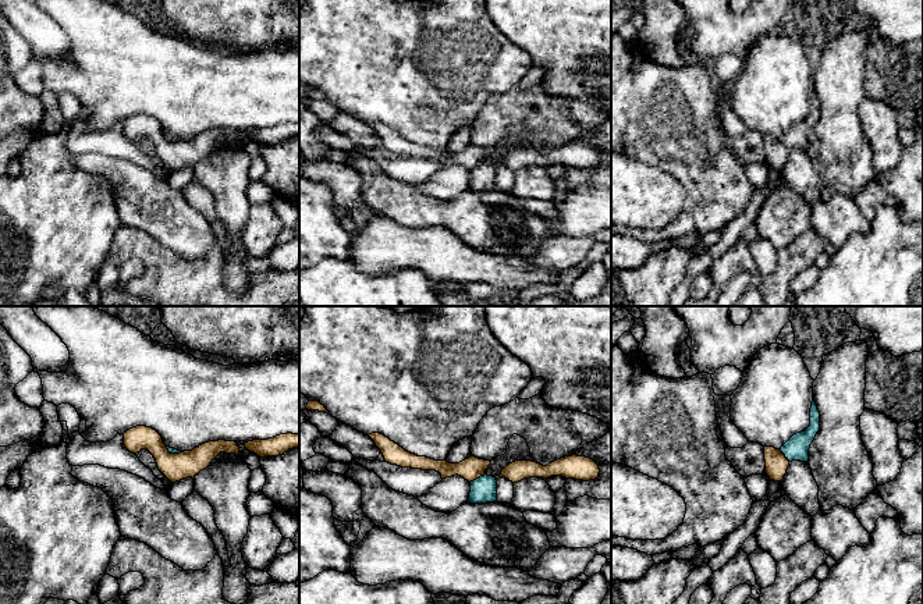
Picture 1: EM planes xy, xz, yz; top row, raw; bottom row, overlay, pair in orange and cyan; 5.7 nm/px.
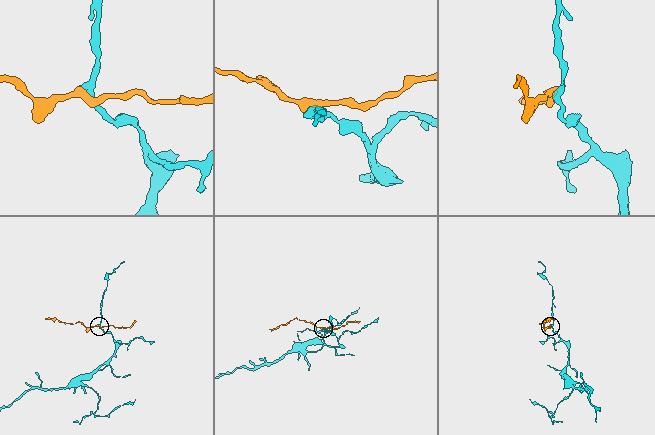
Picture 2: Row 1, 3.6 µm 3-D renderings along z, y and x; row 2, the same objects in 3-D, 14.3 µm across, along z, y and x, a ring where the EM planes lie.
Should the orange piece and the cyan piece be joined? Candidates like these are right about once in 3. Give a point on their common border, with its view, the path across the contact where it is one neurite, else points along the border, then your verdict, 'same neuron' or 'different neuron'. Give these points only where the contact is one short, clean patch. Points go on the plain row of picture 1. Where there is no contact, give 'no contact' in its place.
meets orange in xz at (476, 166); border along xz (485, 162), (469, 170); different neuron

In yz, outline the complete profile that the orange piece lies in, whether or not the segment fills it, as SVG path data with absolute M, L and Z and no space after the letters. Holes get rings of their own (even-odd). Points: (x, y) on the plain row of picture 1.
M764 135L766 161L770 168L781 170L789 154L789 149L774 135Z

